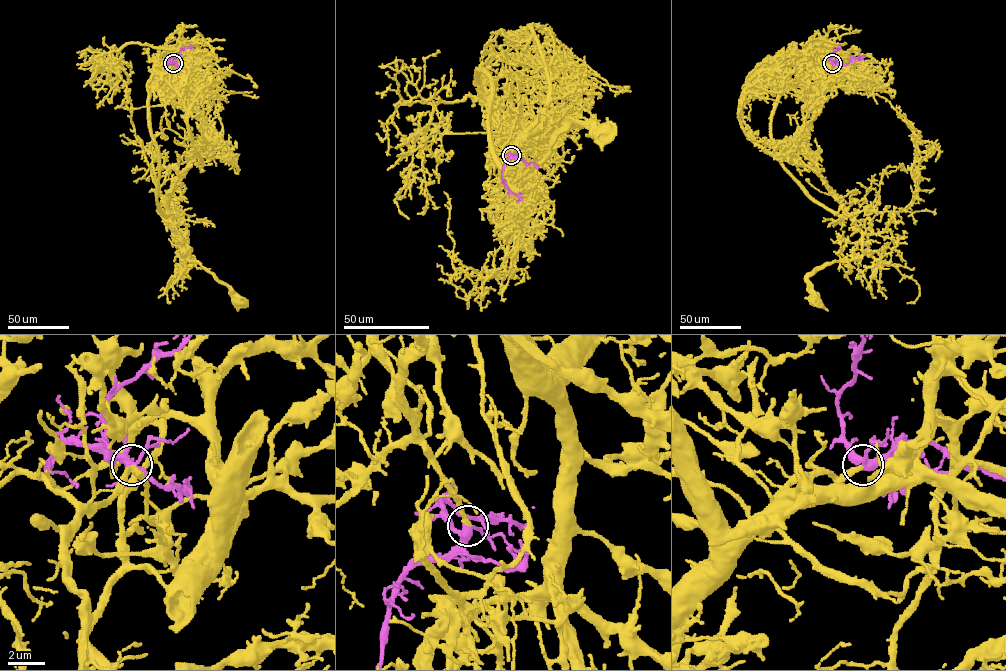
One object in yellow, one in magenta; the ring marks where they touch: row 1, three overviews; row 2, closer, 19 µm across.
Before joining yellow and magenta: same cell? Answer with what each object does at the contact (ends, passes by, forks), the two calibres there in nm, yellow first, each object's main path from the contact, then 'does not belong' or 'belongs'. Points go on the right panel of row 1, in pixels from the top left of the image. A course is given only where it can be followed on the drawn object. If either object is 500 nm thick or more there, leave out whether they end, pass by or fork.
yellow ends; magenta forks; calibres 280 and 300 nm; course yellow (832, 63), (820, 73), (823, 98), (807, 148), (861, 233), (864, 254), (814, 271), (808, 278), (813, 301); course magenta (832, 63), (847, 65), (864, 57); belongs

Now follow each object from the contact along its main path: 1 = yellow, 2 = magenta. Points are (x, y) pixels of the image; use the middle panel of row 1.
1: (512, 155), (506, 137), (533, 143), (554, 122), (504, 167), (532, 201), (559, 134), (606, 130)
2: (511, 156), (505, 161), (501, 179), (505, 186), (520, 198), (516, 201)

